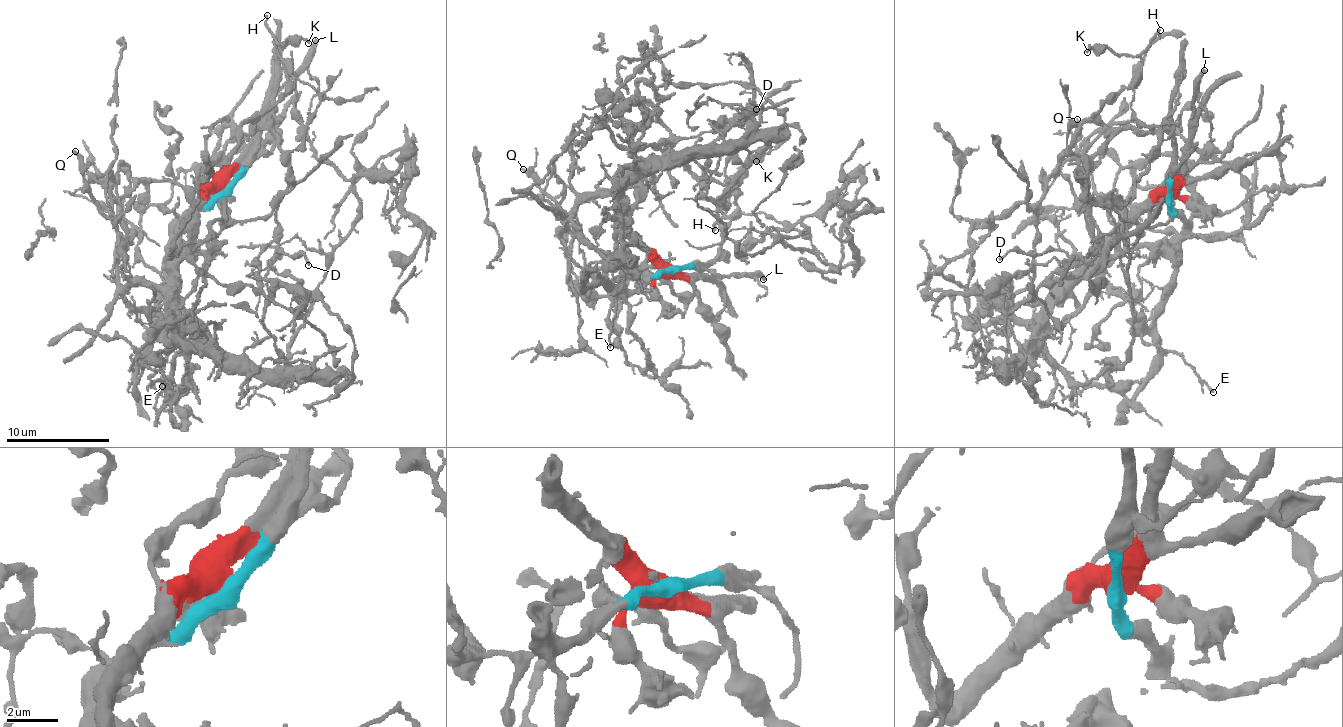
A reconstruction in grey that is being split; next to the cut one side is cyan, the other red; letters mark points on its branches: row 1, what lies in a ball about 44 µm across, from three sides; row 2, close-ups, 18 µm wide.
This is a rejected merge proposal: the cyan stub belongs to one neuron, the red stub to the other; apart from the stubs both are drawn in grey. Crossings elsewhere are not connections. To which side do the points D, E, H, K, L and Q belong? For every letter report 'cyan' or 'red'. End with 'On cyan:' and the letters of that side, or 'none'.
D: cyan
E: red
H: cyan
K: cyan
L: red
Q: red
On cyan: D, H, K

